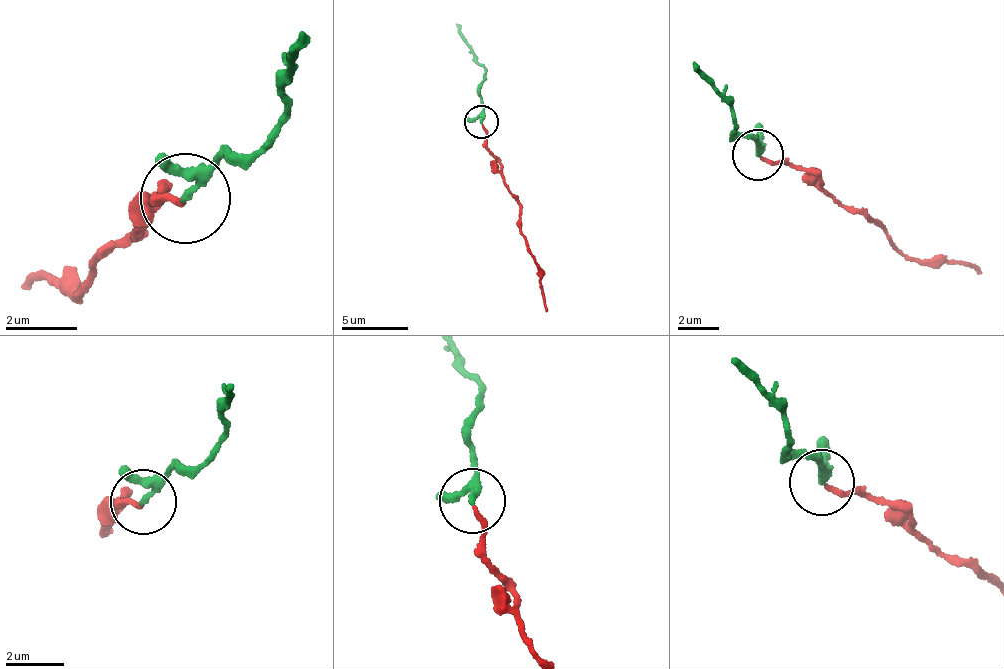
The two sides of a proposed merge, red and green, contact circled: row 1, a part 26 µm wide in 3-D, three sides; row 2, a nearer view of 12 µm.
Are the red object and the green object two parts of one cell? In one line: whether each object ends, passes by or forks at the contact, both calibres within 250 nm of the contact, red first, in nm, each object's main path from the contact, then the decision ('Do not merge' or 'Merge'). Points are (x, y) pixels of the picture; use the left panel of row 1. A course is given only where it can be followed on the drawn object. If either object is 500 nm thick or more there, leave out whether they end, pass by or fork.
At the ring red ends. At the ring green passes by. Thickness 160 nm (red) against 200 nm. Course of red: (182, 203), (154, 194), (134, 227), (78, 296), (43, 271), (18, 287). Course of green: (182, 195), (190, 170), (266, 143), (283, 116), (287, 73), (298, 29). Merge

